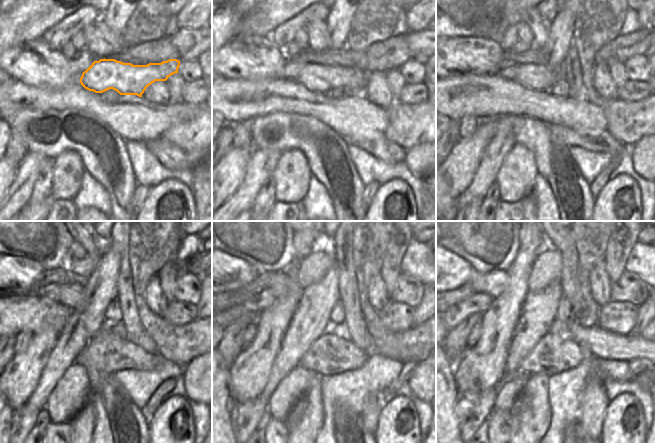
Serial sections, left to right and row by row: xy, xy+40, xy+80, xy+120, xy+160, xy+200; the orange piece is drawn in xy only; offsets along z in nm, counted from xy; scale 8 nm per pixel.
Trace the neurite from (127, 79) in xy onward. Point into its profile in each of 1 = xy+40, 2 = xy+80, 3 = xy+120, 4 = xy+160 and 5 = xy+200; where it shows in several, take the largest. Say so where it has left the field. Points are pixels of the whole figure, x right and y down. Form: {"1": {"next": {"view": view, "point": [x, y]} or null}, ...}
{"1": {"next": {"view": "xy+40", "point": [322, 78]}}, "2": {"next": {"view": "xy+80", "point": [537, 77]}}, "3": {"next": {"view": "xy+120", "point": [75, 297]}}, "4": {"next": {"view": "xy+160", "point": [279, 282]}}, "5": {"next": {"view": "xy+200", "point": [493, 283]}}}

